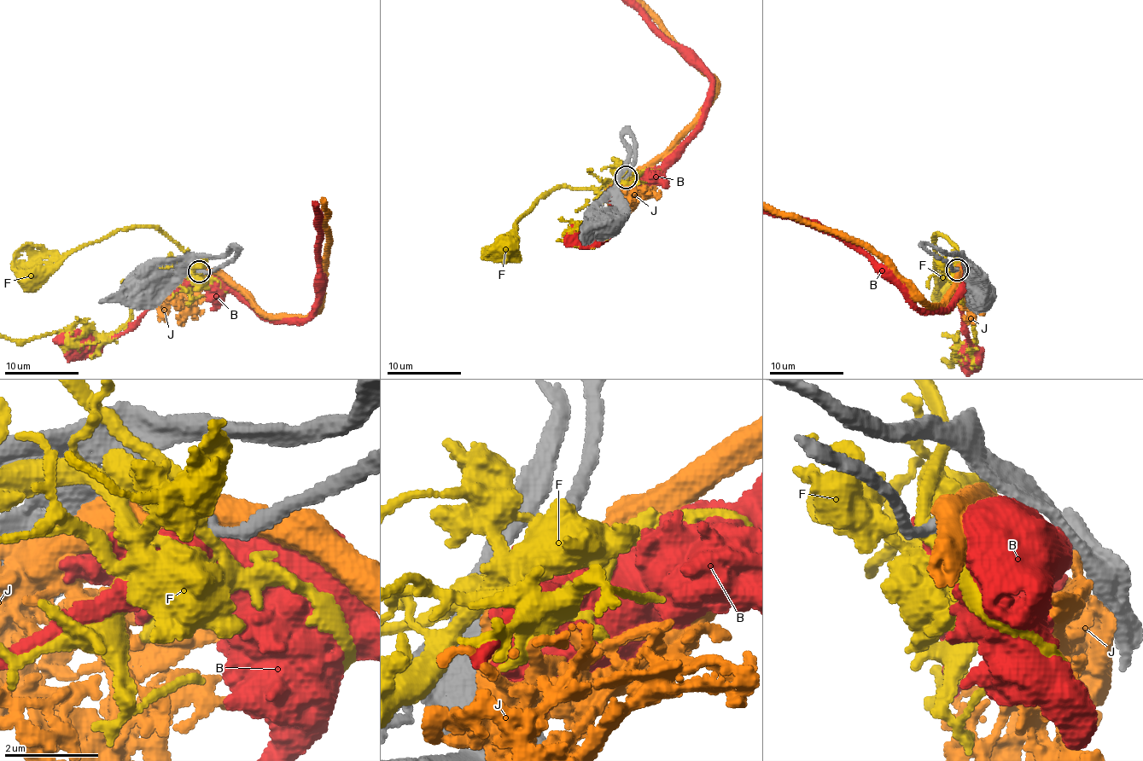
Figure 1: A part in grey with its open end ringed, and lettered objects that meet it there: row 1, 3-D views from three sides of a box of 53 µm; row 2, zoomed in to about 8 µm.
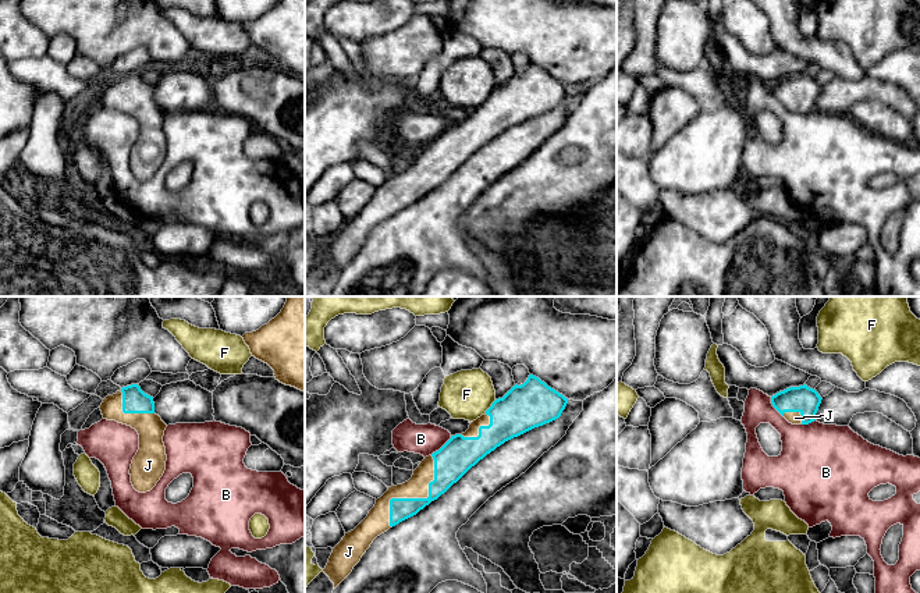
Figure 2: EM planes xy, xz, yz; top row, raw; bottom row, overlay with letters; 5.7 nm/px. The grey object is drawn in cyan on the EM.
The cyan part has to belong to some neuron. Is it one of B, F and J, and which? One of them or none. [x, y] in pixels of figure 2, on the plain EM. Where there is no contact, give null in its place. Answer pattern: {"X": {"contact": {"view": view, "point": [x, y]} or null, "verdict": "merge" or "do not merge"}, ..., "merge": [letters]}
{"B": {"contact": {"view": "xz", "point": [441, 135]}, "verdict": "do not merge"}, "F": {"contact": {"view": "xz", "point": [490, 95]}, "verdict": "do not merge"}, "J": {"contact": {"view": "xz", "point": [415, 187]}, "verdict": "merge"}, "merge": ["J"]}

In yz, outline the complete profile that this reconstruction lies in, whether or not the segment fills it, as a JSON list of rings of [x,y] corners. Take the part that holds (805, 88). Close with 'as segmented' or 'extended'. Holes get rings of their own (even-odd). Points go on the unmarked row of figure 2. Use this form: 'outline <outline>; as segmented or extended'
outline [[[803,72],[777,81],[771,92],[789,111],[809,113],[816,109],[821,88],[816,78]]]; extended

